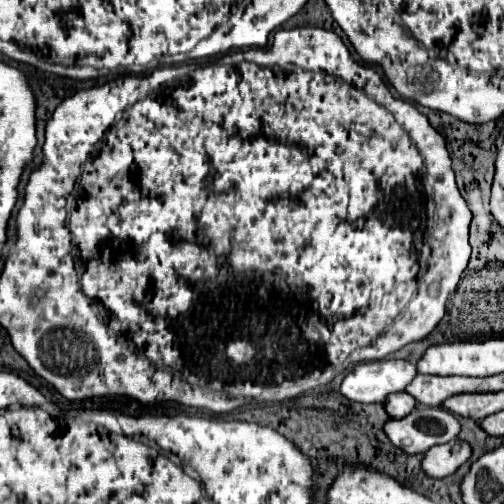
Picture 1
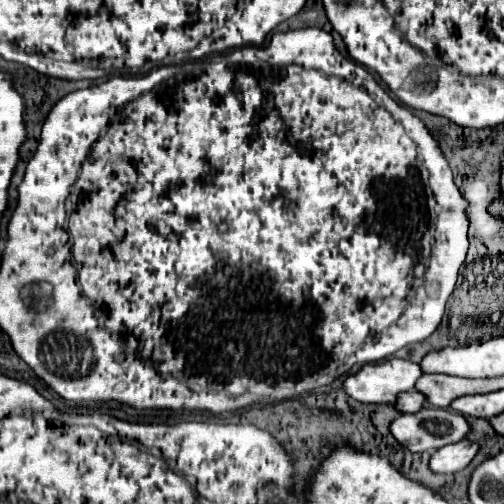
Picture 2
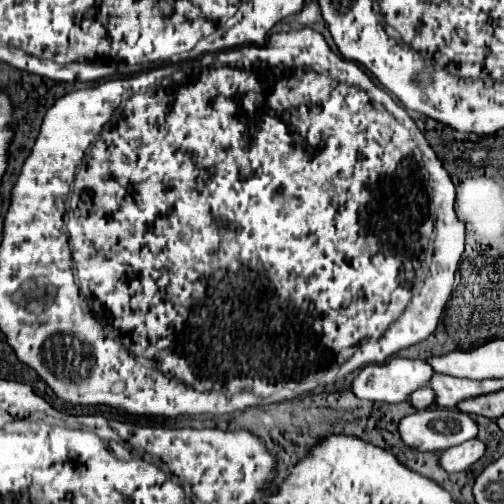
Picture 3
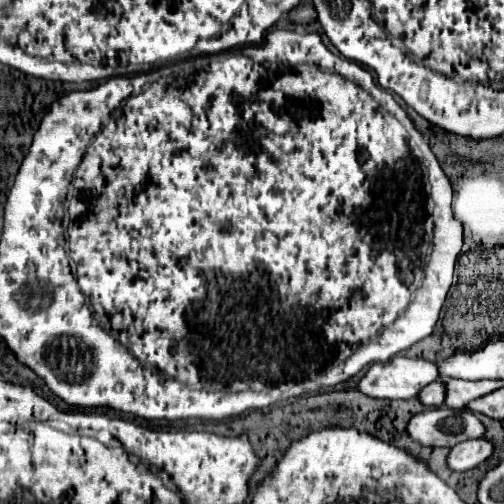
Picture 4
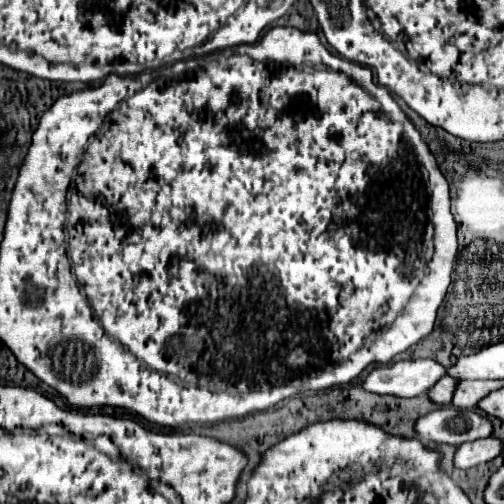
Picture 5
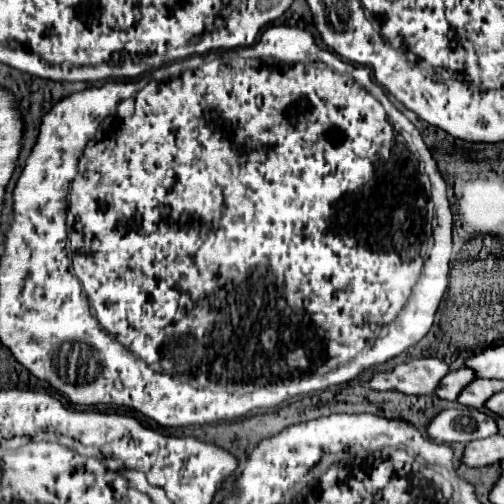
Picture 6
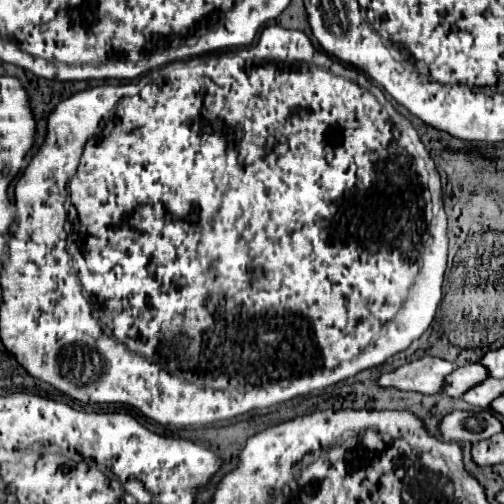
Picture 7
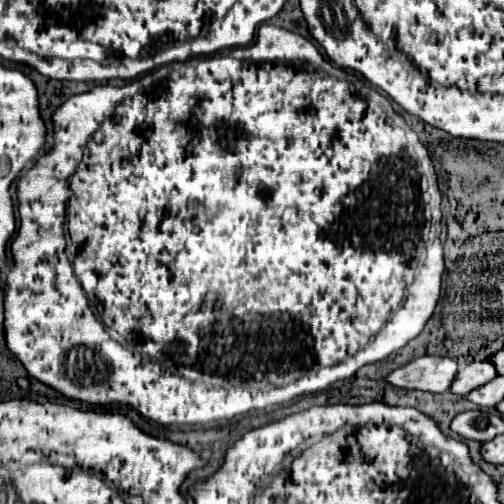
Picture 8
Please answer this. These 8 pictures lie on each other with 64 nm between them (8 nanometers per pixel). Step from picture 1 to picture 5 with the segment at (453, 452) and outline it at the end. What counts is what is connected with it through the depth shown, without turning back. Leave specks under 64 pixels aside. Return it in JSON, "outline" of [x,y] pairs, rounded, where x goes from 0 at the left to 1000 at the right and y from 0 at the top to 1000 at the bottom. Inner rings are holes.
{"outline":[[[976,865],[940,873],[940,877],[921,877],[909,885],[901,901],[901,925],[917,933],[940,929],[948,921],[980,913],[992,901],[992,893],[996,893],[996,877]]]}

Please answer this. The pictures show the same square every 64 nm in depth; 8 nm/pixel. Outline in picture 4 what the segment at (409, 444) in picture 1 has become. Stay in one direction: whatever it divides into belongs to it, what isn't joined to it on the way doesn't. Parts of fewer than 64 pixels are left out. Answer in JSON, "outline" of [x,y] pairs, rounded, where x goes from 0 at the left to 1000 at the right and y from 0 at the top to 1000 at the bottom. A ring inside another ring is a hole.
{"outline":[[[861,810],[817,825],[806,857],[833,885],[897,889],[909,877],[956,869],[964,853],[940,817]]]}

